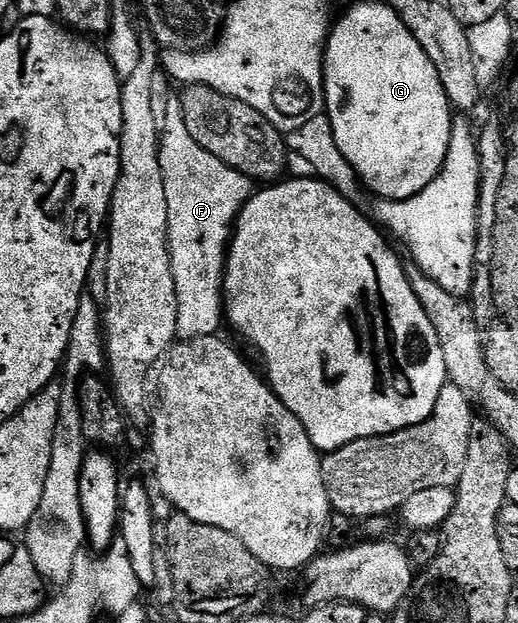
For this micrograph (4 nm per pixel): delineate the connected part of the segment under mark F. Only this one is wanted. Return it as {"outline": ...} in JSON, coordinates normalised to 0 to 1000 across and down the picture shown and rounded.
{"outline":[[[349,157],[324,162],[324,188],[309,199],[309,271],[317,284],[317,318],[324,323],[324,380],[320,392],[328,401],[332,425],[332,451],[340,457],[340,509],[342,539],[353,546],[375,546],[419,536],[432,518],[432,475],[429,449],[436,440],[436,404],[448,382],[454,358],[467,331],[483,321],[494,300],[471,278],[432,265],[402,239],[394,239],[378,226],[371,226],[371,213],[363,213],[363,201],[355,194]]]}

